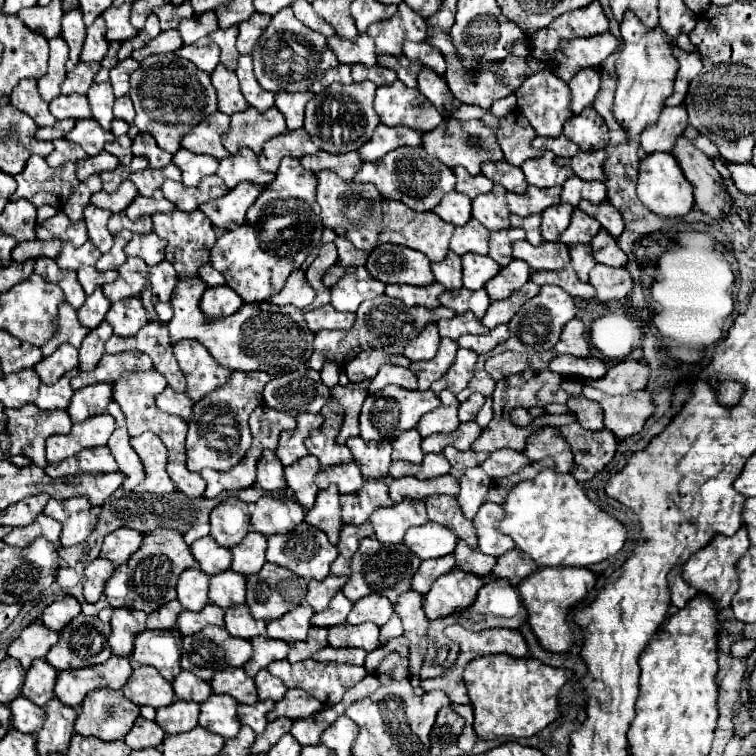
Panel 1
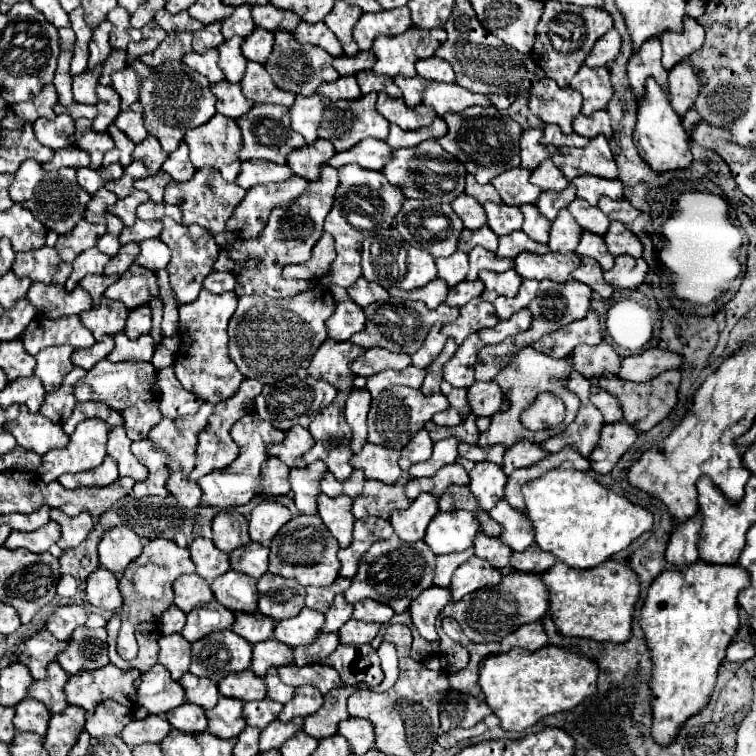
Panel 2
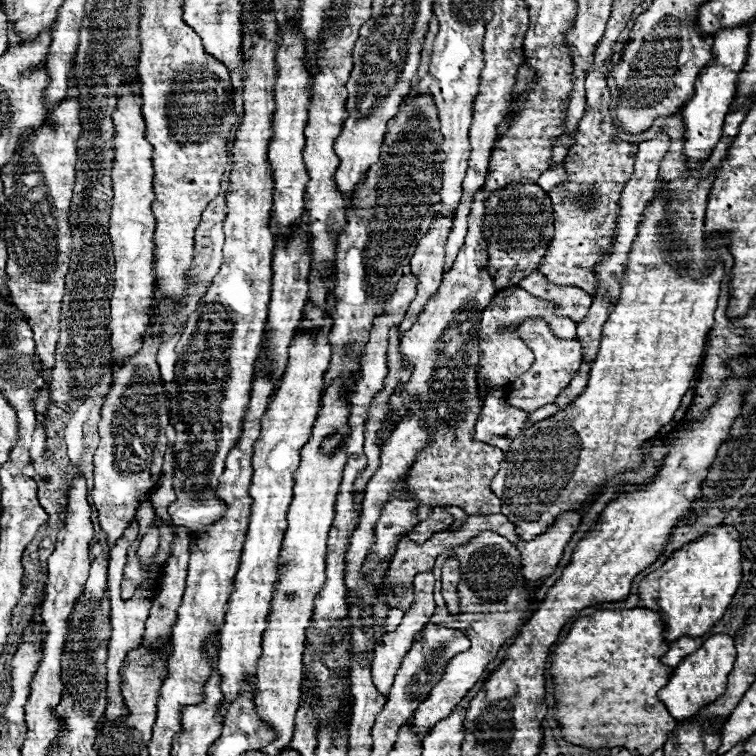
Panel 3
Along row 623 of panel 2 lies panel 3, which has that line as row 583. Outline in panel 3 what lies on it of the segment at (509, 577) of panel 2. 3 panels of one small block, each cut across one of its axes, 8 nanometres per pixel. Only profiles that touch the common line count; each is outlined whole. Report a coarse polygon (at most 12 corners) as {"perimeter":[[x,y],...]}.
{"perimeter":[[484,532],[452,550],[460,614],[456,654],[414,712],[426,736],[466,696],[532,614],[520,552]]}

